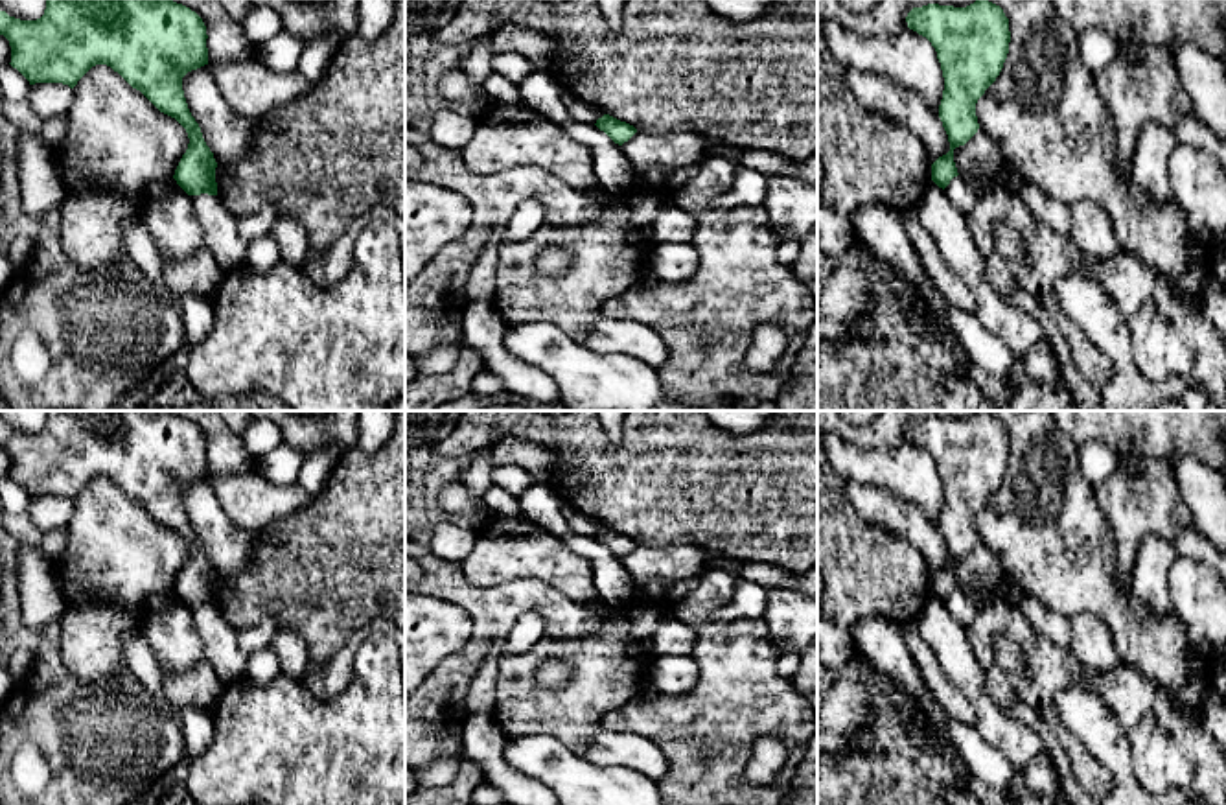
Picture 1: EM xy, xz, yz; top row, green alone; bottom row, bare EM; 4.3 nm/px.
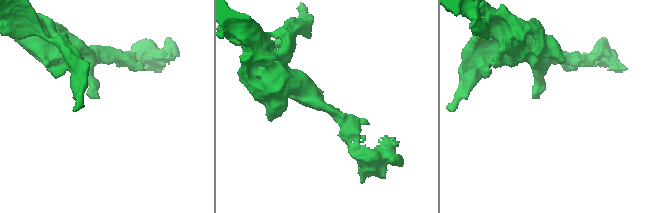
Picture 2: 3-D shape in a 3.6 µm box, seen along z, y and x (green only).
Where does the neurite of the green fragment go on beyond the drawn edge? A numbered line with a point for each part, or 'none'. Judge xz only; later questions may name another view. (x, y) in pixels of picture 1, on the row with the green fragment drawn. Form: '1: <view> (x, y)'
none

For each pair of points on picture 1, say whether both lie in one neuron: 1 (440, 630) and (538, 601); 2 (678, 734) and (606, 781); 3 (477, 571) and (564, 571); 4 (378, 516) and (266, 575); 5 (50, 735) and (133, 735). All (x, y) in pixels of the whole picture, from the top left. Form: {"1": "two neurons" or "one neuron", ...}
{"1": "two neurons", "2": "two neurons", "3": "one neuron", "4": "one neuron", "5": "one neuron"}

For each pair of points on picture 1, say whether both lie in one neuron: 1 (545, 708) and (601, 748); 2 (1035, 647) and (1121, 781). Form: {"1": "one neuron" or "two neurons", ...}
{"1": "two neurons", "2": "two neurons"}

